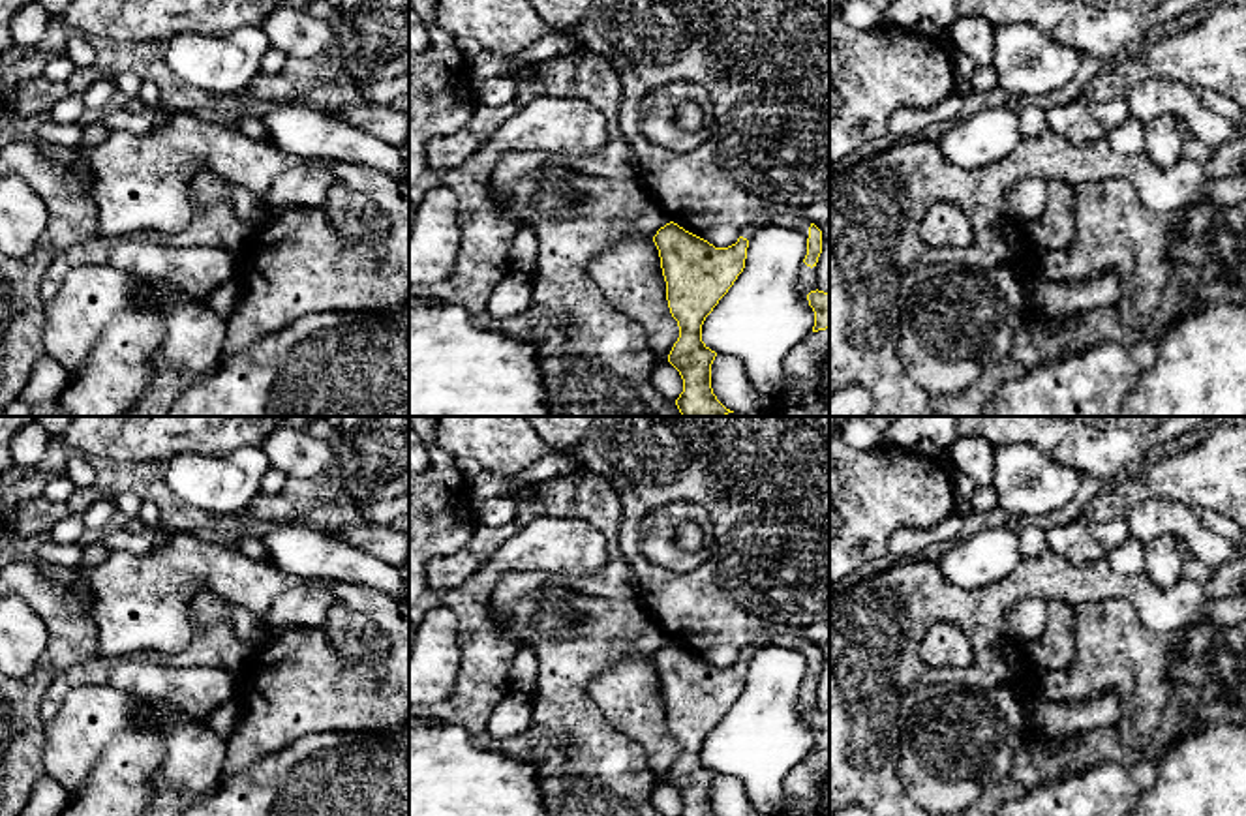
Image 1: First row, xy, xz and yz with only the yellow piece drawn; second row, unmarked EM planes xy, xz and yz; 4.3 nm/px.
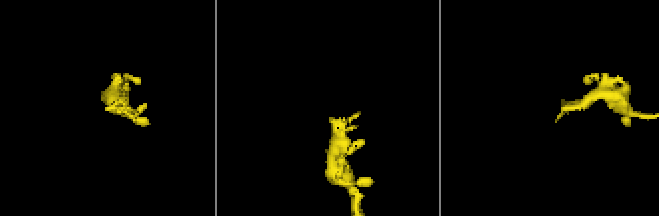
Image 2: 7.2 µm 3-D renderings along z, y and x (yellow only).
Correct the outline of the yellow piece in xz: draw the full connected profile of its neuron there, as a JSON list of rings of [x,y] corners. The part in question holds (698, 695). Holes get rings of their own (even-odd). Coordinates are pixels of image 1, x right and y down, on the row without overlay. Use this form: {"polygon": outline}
{"polygon": [[[670,642],[657,651],[653,662],[666,702],[668,728],[679,747],[679,758],[668,775],[683,799],[679,816],[715,816],[711,784],[717,773],[702,762],[702,745],[743,692],[749,660],[739,657],[728,668],[715,668]]]}

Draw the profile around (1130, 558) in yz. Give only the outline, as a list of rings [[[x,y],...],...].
[[[1128,536],[1117,550],[1107,557],[1111,568],[1124,576],[1143,574],[1147,567],[1147,546],[1137,538]]]

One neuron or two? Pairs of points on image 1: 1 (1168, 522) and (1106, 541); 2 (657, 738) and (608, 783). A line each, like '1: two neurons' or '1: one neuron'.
1: two neurons
2: two neurons

